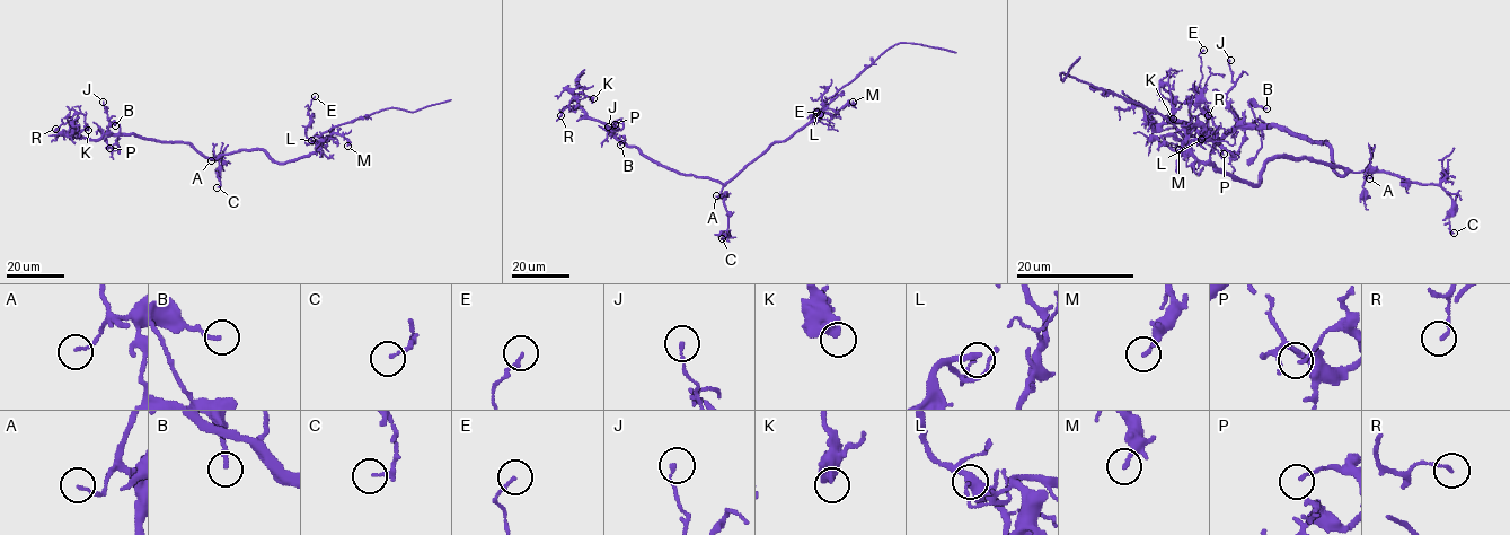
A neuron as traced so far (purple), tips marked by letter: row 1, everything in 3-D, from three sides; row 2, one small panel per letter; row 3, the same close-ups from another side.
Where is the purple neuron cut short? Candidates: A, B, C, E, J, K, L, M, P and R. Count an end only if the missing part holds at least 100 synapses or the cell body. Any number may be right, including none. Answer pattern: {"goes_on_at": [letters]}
{"goes_on_at": []}

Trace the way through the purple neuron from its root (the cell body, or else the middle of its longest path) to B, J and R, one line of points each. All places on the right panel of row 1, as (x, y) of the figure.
B: (1297, 157), (1339, 166), (1344, 173), (1334, 168), (1326, 143), (1262, 124), (1248, 104), (1266, 108)
J: (1297, 157), (1344, 173), (1334, 168), (1326, 143), (1243, 124), (1226, 99), (1234, 84), (1230, 60)
R: (1297, 157), (1344, 173), (1334, 168), (1326, 143), (1274, 126), (1202, 133), (1189, 101), (1193, 115), (1208, 115)

